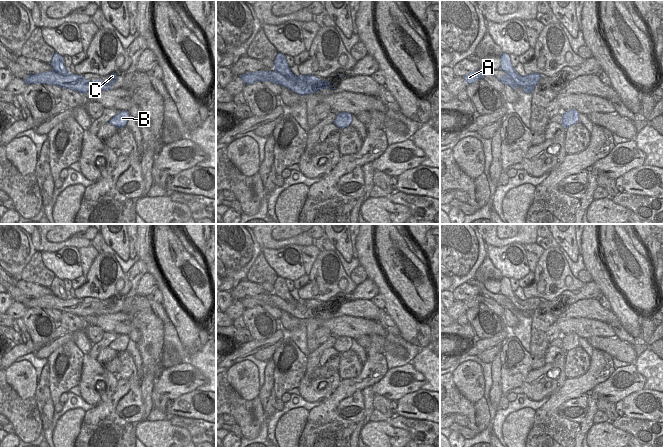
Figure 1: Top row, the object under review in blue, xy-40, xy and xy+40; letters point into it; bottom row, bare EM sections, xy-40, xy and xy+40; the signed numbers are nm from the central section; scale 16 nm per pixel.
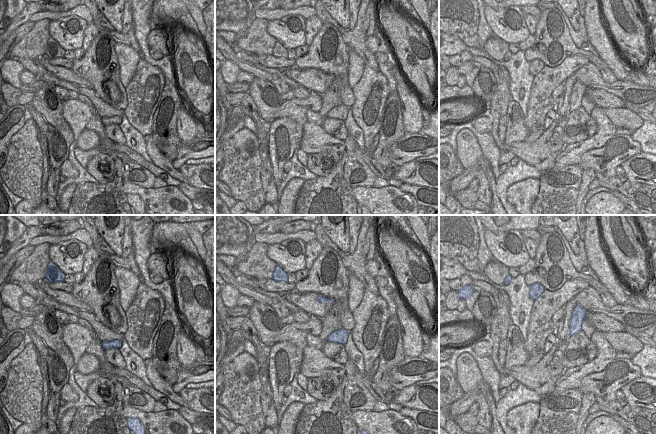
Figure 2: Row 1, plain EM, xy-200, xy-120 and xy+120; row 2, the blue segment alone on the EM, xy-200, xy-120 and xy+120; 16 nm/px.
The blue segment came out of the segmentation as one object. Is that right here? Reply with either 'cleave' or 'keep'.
cleave

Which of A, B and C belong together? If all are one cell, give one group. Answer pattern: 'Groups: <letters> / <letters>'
Groups: A C / B

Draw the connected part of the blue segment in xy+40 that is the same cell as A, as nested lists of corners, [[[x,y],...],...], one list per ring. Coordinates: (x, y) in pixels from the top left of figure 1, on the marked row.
[[[479,70],[479,71],[470,72],[464,75],[463,78],[465,79],[468,85],[473,84],[479,79],[483,79],[483,71]]]

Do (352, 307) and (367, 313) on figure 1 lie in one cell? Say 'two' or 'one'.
one

